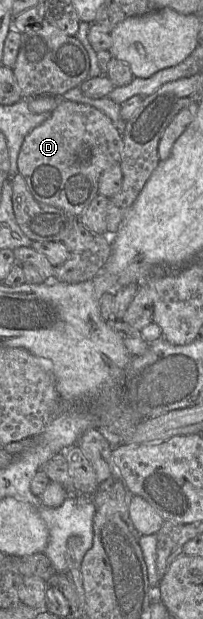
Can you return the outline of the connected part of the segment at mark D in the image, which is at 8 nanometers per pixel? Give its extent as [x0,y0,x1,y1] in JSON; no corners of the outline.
[18,99,122,217]

